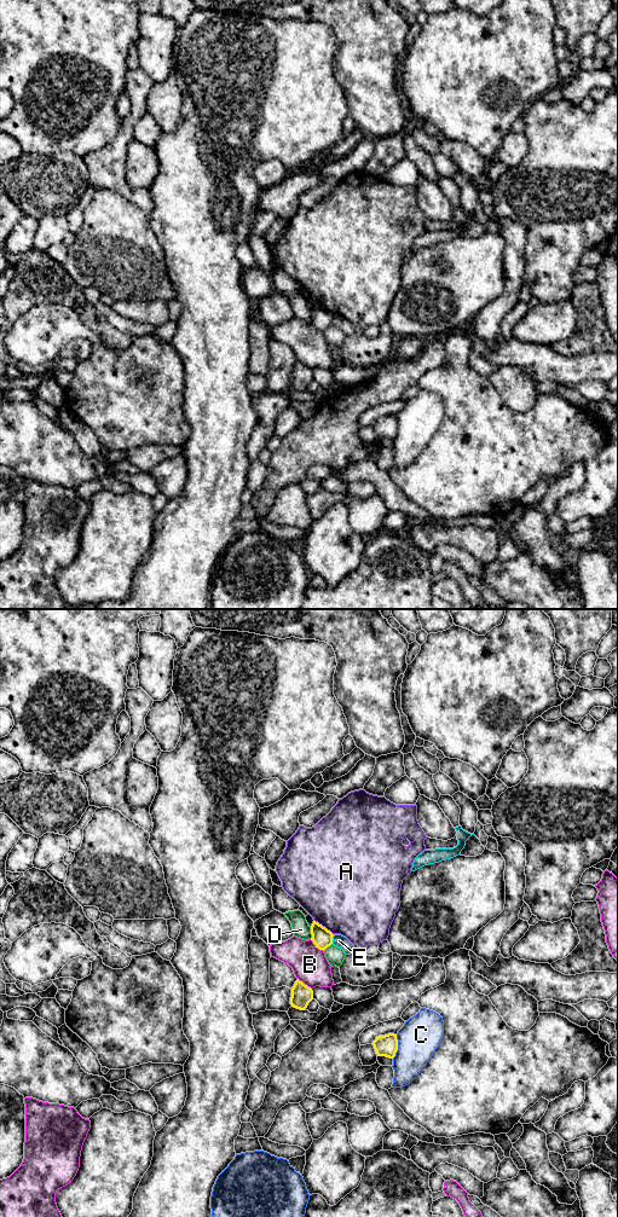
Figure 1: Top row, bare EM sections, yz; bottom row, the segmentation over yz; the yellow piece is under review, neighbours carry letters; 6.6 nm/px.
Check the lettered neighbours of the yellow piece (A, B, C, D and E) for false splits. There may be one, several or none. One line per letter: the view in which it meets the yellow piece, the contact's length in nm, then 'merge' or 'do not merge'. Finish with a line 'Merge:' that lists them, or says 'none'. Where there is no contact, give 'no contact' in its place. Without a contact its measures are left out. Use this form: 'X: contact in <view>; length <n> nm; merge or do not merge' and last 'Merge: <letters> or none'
A: contact in yz; length 160 nm; do not merge
B: contact in yz; length 130 nm; do not merge
C: contact in yz; length 160 nm; do not merge
D: contact in yz; length 80 nm; do not merge
E: contact in yz; length 70 nm; do not merge
Merge: none

